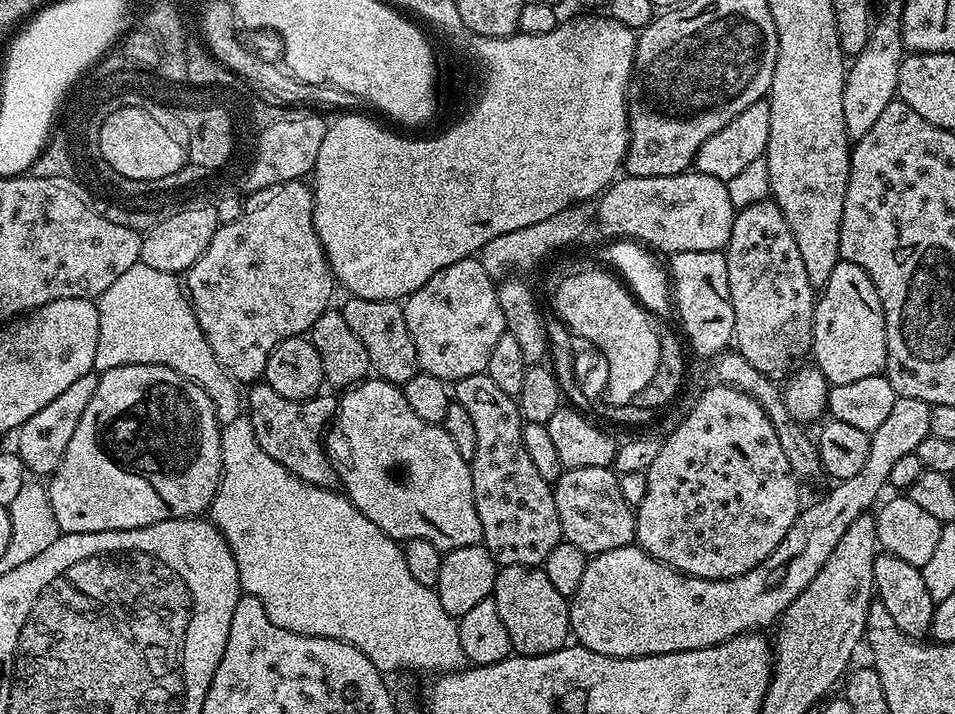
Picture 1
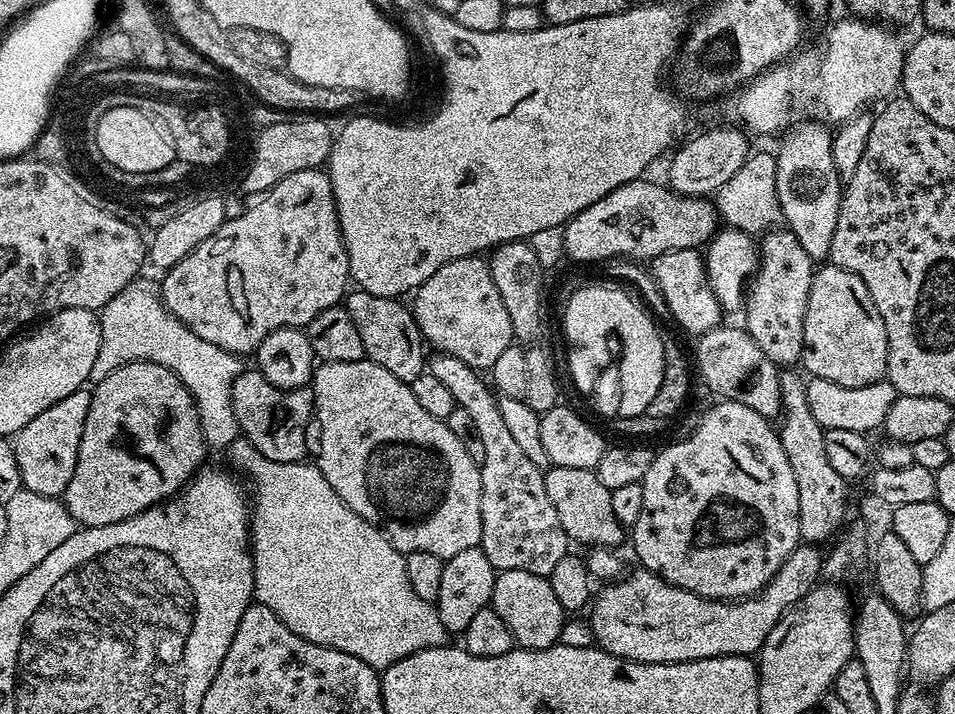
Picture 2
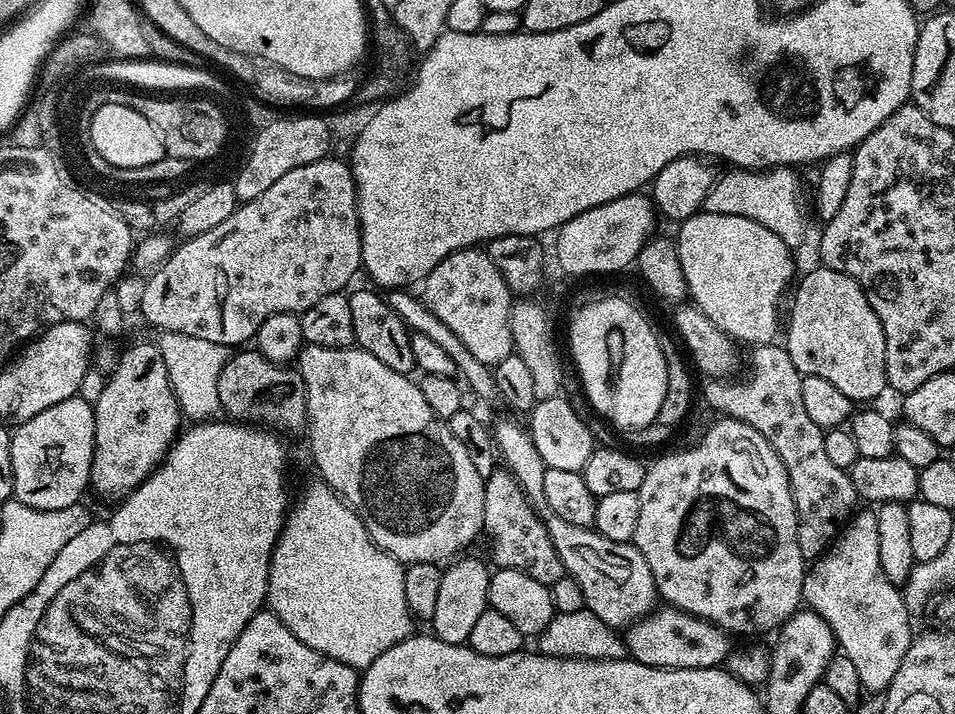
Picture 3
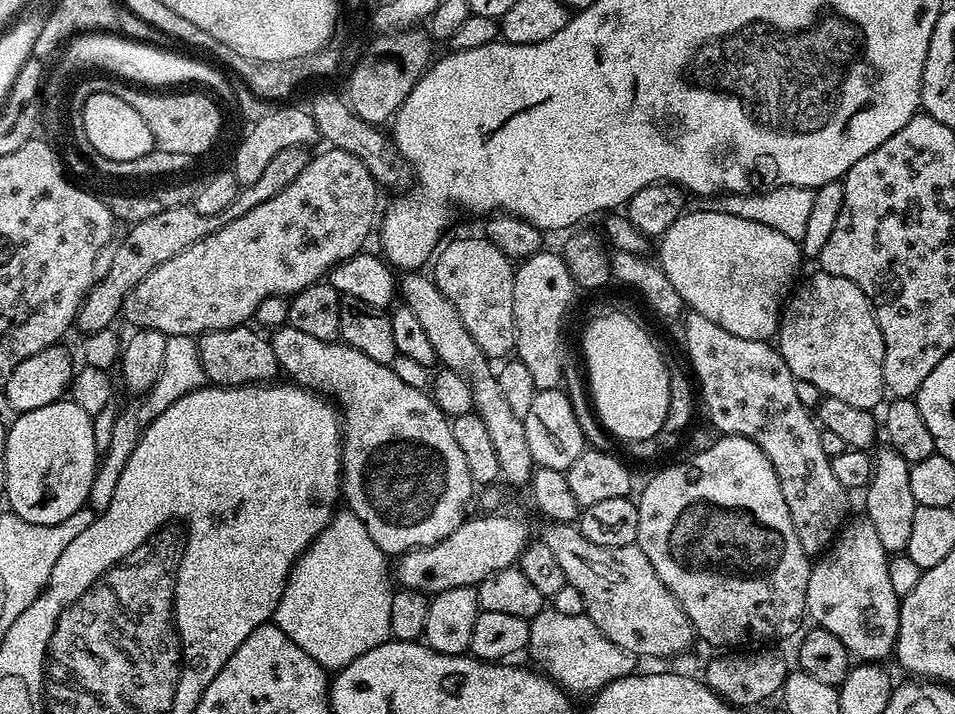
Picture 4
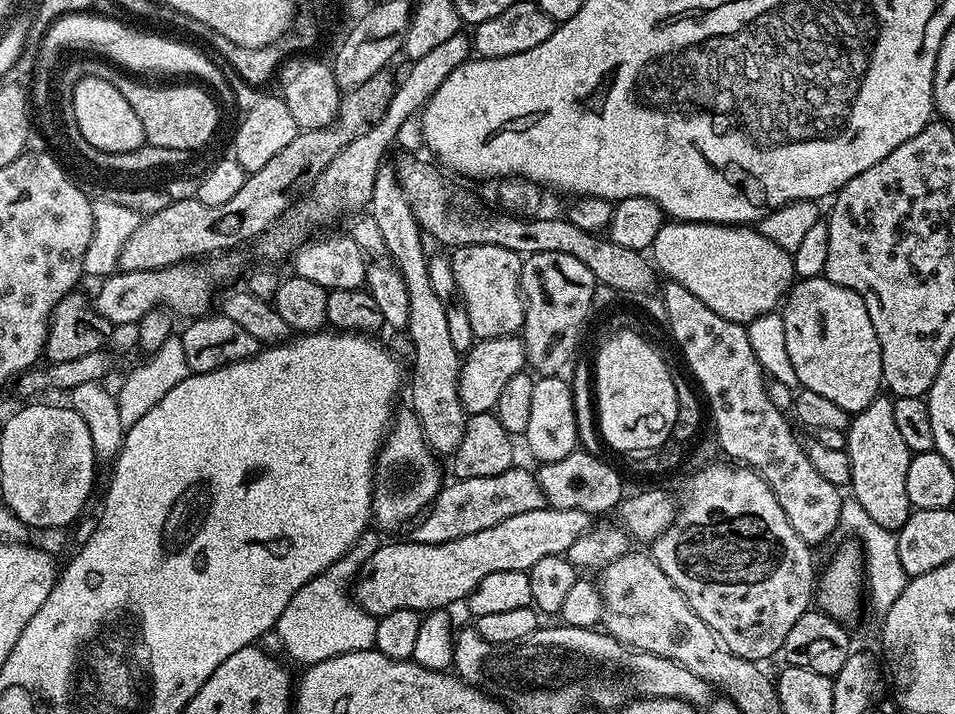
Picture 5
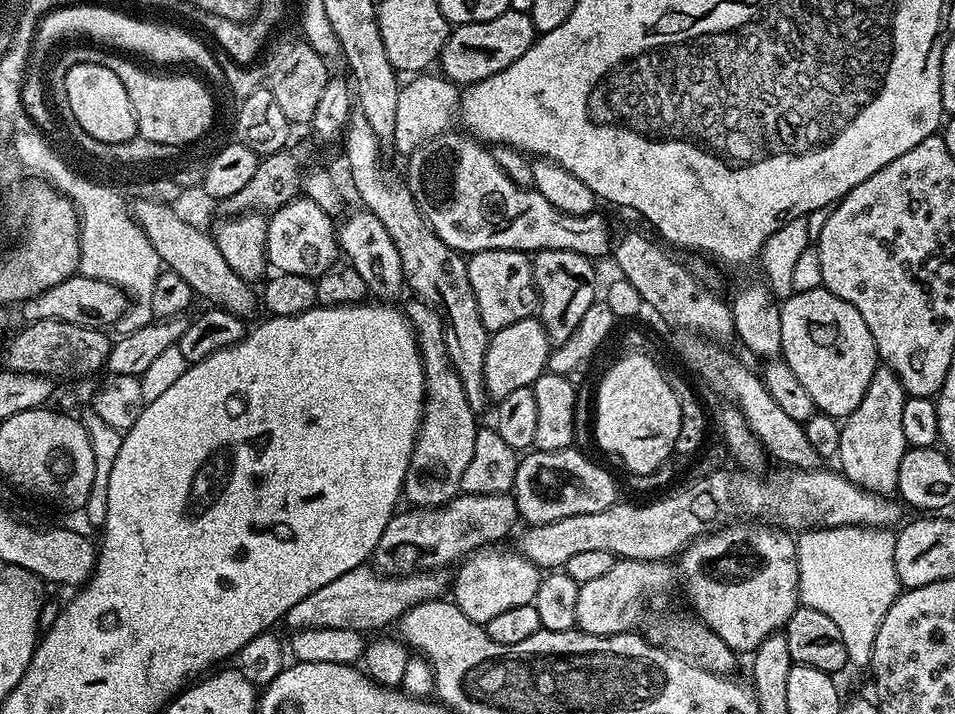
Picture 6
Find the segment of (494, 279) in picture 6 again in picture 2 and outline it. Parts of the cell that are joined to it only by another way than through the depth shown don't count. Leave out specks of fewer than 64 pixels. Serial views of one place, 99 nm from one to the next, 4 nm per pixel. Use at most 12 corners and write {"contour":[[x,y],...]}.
{"contour":[[488,260],[442,265],[410,300],[436,352],[490,370],[514,342]]}

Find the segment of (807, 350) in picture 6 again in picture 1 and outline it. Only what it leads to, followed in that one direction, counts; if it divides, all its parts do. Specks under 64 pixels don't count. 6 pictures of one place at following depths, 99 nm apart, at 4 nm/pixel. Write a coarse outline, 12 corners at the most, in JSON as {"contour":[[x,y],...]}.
{"contour":[[840,259],[815,297],[811,359],[833,386],[881,375],[874,282]]}

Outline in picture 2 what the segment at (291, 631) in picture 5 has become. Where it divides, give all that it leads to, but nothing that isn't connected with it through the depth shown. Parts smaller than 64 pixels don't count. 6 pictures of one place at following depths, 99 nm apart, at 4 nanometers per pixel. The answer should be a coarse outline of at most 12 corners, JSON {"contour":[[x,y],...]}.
{"contour":[[243,438],[255,603],[377,670],[443,648],[405,553]]}

